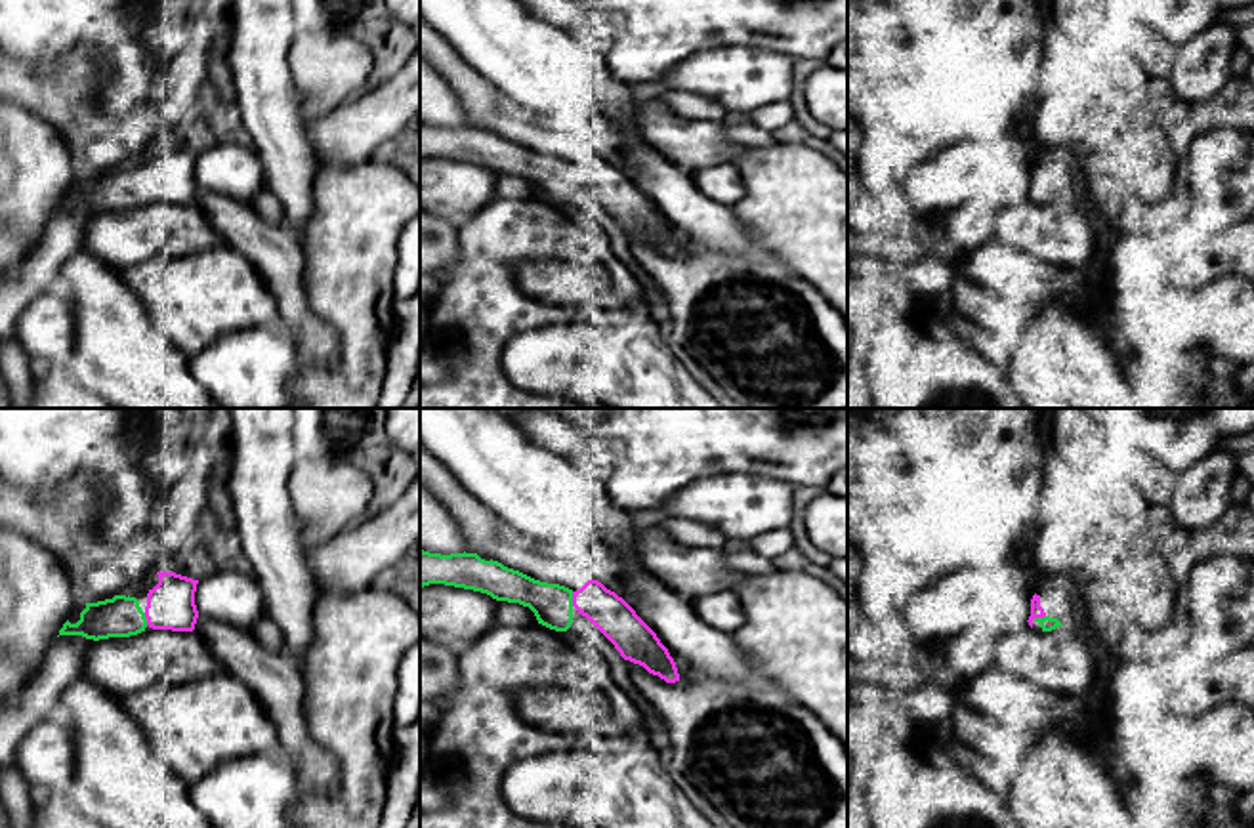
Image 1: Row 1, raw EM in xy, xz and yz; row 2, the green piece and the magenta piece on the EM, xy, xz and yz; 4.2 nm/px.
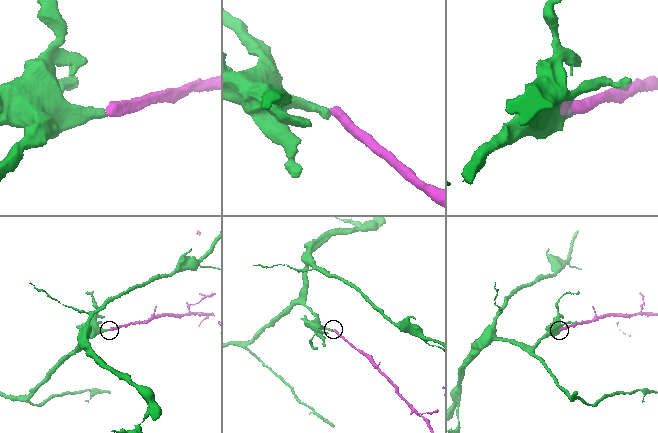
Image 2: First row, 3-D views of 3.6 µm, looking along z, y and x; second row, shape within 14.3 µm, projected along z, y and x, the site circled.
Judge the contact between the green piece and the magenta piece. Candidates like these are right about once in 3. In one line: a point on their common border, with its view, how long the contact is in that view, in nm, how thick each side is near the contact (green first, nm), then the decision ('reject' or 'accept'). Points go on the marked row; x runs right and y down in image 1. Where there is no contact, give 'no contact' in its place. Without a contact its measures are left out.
xz (571, 600) | 60 nm | 170/170 nm | accept

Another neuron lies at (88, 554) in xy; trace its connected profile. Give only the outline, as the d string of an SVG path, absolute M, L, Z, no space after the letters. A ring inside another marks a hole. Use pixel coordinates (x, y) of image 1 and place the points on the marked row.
M94 538L80 540L76 542L73 549L73 561L69 565L69 574L78 584L82 578L88 576L92 569L105 565L113 557L115 555L107 549L105 544Z

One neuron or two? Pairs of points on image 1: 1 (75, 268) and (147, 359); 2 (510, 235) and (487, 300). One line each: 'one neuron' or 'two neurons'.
1: one neuron
2: one neuron

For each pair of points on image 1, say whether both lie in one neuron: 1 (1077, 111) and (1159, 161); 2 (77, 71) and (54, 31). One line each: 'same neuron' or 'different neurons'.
1: same neuron
2: different neurons

